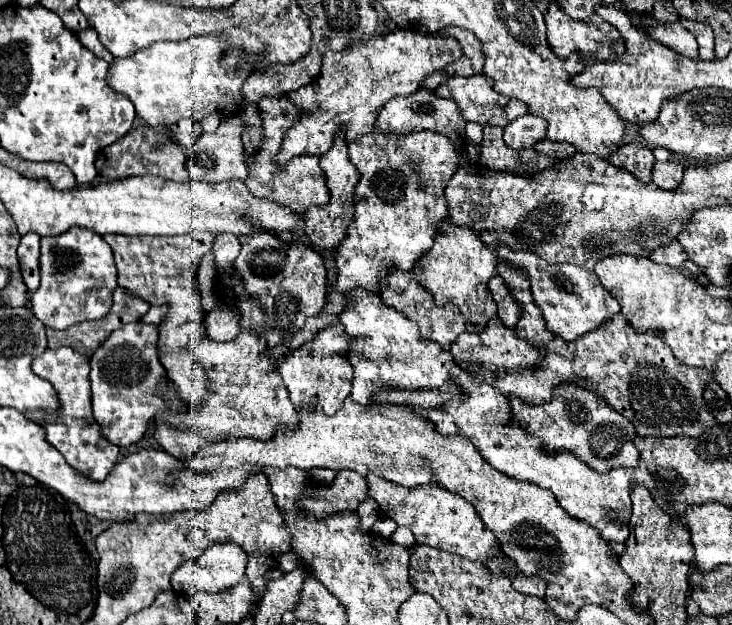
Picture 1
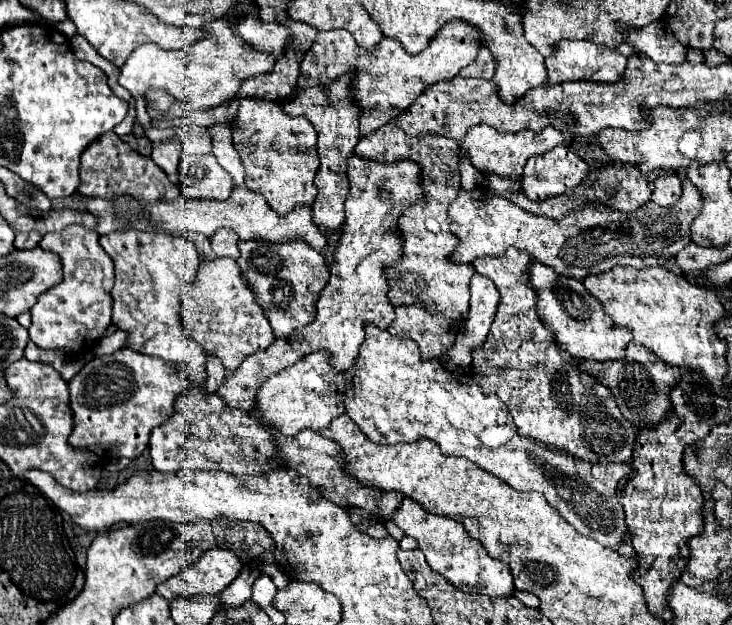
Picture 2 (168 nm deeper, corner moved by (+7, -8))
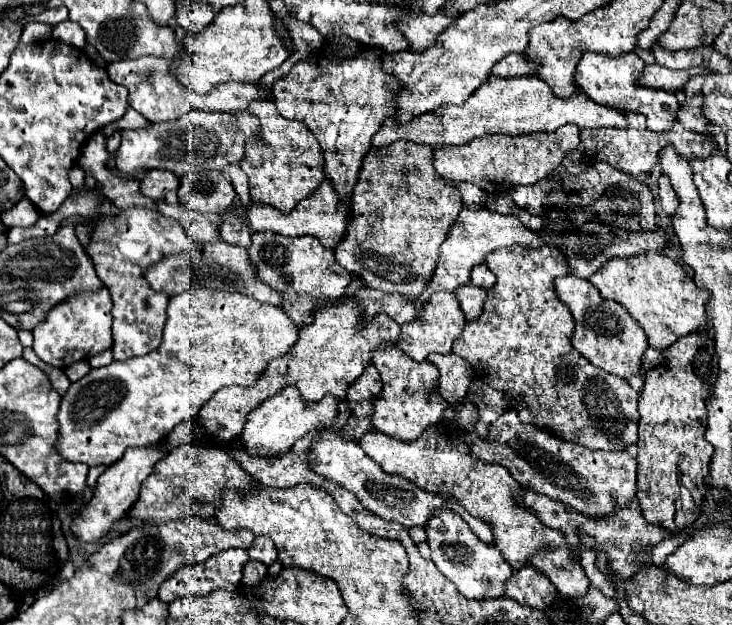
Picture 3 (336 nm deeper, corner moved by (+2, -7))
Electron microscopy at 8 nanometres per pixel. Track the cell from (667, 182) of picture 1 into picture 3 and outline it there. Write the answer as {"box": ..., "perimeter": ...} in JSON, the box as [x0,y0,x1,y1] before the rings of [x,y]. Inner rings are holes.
{"box":[657,175,679,215],"perimeter":[[[661,175],[661,177],[659,177],[657,187],[659,187],[659,201],[661,201],[663,211],[665,211],[667,215],[673,215],[673,213],[677,211],[679,199],[677,199],[677,193],[673,191],[673,187],[671,187],[671,183],[669,183],[669,179],[667,179],[667,175]]]}

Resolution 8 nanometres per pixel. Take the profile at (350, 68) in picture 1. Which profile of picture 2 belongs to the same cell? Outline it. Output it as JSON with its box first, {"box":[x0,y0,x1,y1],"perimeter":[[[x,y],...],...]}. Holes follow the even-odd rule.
{"box":[298,20,480,136],"perimeter":[[[454,20],[442,26],[426,50],[410,56],[396,40],[386,36],[380,40],[374,52],[366,52],[366,48],[358,48],[358,42],[346,30],[320,32],[300,64],[298,88],[310,88],[312,84],[332,84],[342,74],[352,72],[354,78],[350,84],[350,94],[360,108],[360,136],[368,136],[388,120],[408,110],[408,106],[414,104],[428,84],[452,80],[460,68],[474,62],[480,48],[478,40],[480,36],[474,26]]]}

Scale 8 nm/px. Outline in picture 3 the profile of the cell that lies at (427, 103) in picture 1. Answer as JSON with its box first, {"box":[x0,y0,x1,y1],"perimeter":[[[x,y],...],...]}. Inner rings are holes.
{"box":[335,141,463,301],"perimeter":[[[395,141],[389,147],[371,149],[359,171],[359,181],[353,189],[353,217],[347,229],[347,239],[335,247],[335,259],[351,275],[359,275],[371,289],[385,293],[401,293],[409,301],[421,295],[437,265],[437,247],[445,241],[451,223],[455,223],[463,203],[455,185],[441,179],[433,169],[433,149],[411,141]]]}

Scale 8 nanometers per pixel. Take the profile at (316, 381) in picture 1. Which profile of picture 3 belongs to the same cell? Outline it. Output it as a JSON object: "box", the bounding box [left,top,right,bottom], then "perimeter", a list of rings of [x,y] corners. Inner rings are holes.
{"box":[239,387,337,457],"perimeter":[[[287,387],[279,391],[279,395],[263,401],[257,409],[247,415],[247,423],[243,433],[239,435],[239,445],[255,457],[279,457],[285,455],[297,439],[317,427],[329,427],[337,417],[337,399],[327,395],[319,403],[303,403],[299,391],[295,387]]]}

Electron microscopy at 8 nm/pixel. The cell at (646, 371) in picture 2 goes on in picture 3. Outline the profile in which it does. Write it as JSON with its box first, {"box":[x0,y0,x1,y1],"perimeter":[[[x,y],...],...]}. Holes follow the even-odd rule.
{"box":[641,347,663,375],"perimeter":[[[649,347],[647,351],[645,351],[645,355],[649,355],[647,359],[643,359],[643,367],[641,367],[641,375],[645,375],[651,367],[659,367],[661,363],[663,363],[663,359],[661,359],[661,353],[657,351],[657,349],[653,349],[653,347]]]}

